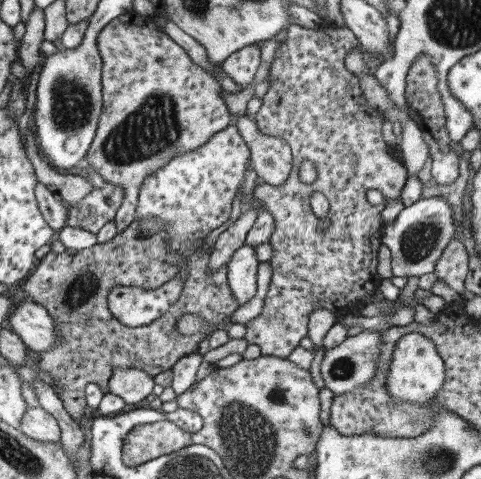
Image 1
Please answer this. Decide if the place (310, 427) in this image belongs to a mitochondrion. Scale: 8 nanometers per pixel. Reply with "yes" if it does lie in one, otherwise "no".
no

